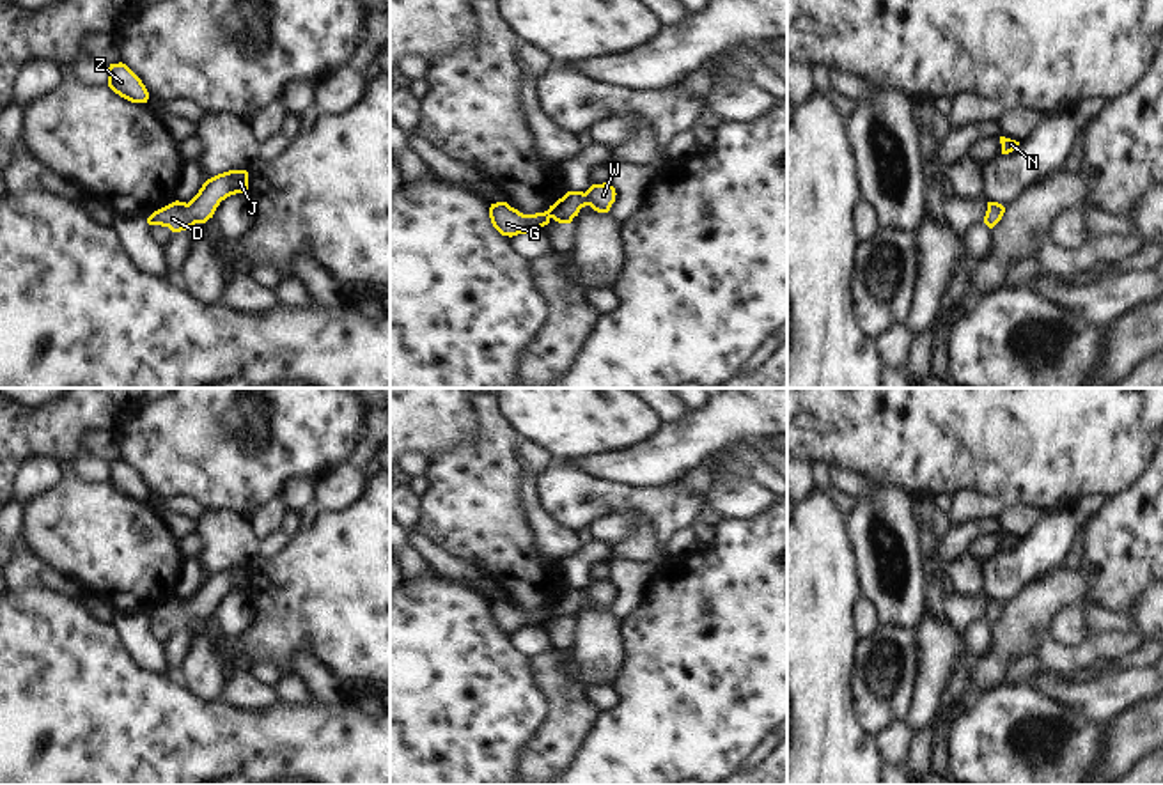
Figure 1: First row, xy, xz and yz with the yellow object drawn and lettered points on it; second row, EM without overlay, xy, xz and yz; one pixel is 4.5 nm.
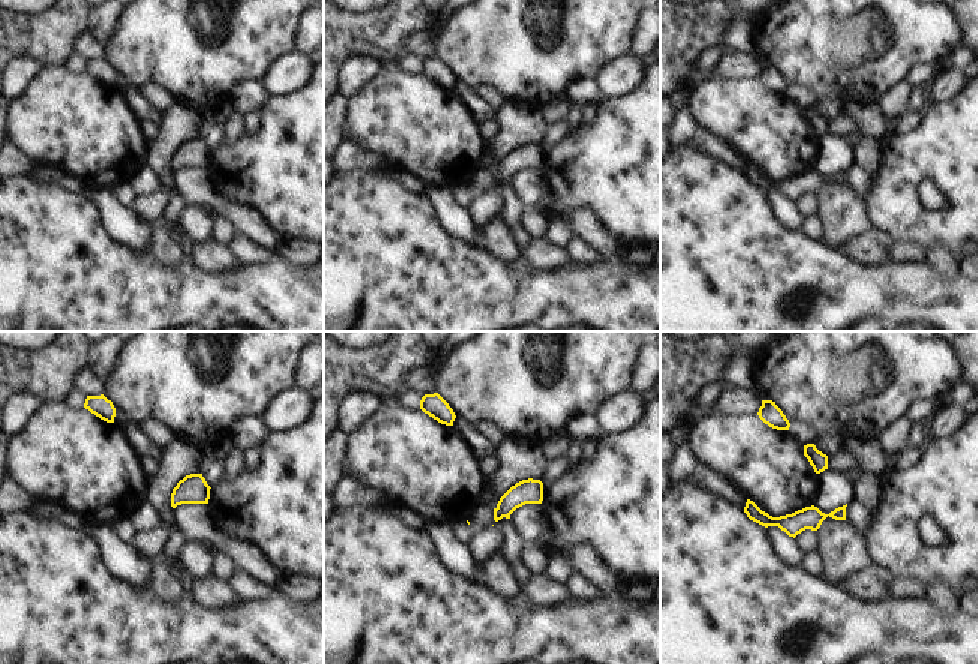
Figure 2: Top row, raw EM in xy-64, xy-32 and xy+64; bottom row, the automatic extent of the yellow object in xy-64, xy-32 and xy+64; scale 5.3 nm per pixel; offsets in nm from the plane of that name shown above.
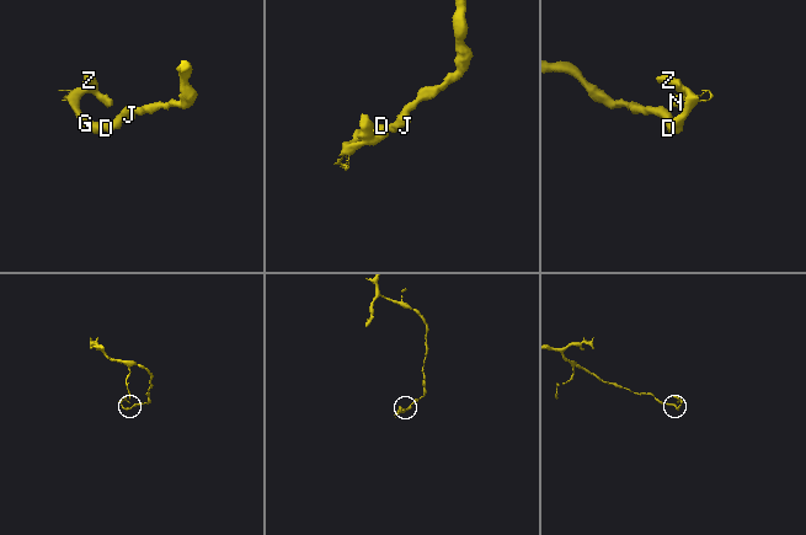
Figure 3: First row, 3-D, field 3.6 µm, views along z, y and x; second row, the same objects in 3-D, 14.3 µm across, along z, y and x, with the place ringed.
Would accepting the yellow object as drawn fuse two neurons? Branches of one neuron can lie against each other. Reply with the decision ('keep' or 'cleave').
keep

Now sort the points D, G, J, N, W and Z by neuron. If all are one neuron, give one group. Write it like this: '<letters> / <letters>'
D G J N W Z

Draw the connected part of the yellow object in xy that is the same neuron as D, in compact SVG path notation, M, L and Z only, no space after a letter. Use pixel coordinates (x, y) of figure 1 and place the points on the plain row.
M229 567L218 571L207 576L188 601L176 597L154 608L147 615L147 620L168 624L172 629L188 627L195 620L206 620L209 615L213 615L222 597L236 590L246 590L246 587L246 567Z

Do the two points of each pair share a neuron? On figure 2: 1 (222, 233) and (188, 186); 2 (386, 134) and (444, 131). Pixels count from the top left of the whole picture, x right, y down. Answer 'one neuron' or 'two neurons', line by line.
1: two neurons
2: one neuron

